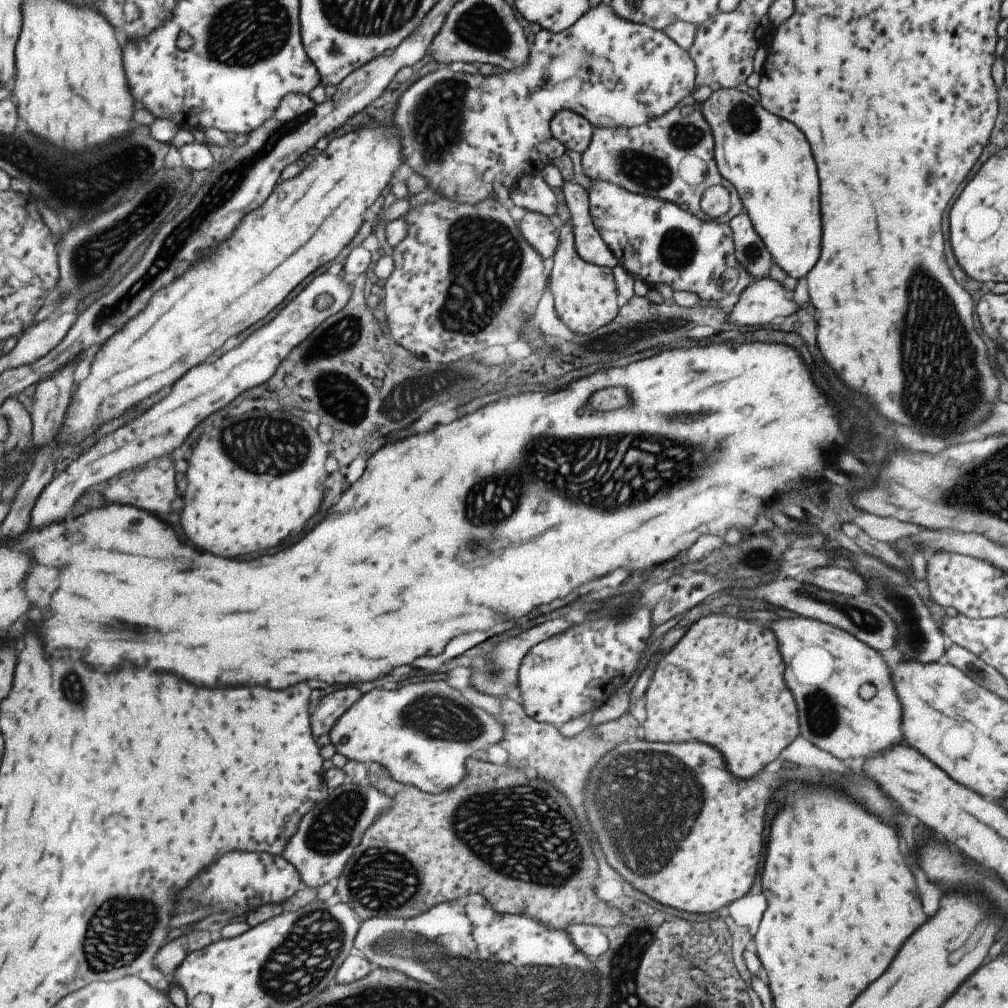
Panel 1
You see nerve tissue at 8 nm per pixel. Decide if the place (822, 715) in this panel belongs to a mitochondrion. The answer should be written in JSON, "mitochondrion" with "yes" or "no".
{"mitochondrion":"yes"}

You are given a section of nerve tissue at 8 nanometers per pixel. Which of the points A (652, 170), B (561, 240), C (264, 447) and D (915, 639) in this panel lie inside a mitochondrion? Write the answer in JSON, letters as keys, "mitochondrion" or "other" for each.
{"A":"mitochondrion","B":"other","C":"mitochondrion","D":"mitochondrion"}

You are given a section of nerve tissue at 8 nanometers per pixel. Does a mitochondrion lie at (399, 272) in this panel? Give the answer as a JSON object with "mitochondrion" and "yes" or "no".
{"mitochondrion":"no"}

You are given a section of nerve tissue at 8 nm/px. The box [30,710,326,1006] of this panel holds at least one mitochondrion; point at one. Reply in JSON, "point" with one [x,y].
{"point":[122,926]}

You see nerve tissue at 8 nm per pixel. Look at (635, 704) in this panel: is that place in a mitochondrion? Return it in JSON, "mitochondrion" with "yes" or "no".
{"mitochondrion":"no"}

